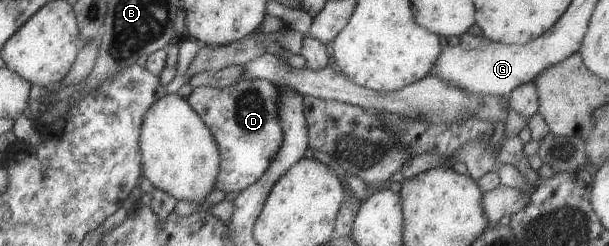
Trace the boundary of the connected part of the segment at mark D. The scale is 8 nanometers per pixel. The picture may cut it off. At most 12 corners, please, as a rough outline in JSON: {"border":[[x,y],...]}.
{"border":[[243,79],[186,101],[217,143],[213,189],[237,193],[283,139],[278,87]]}

